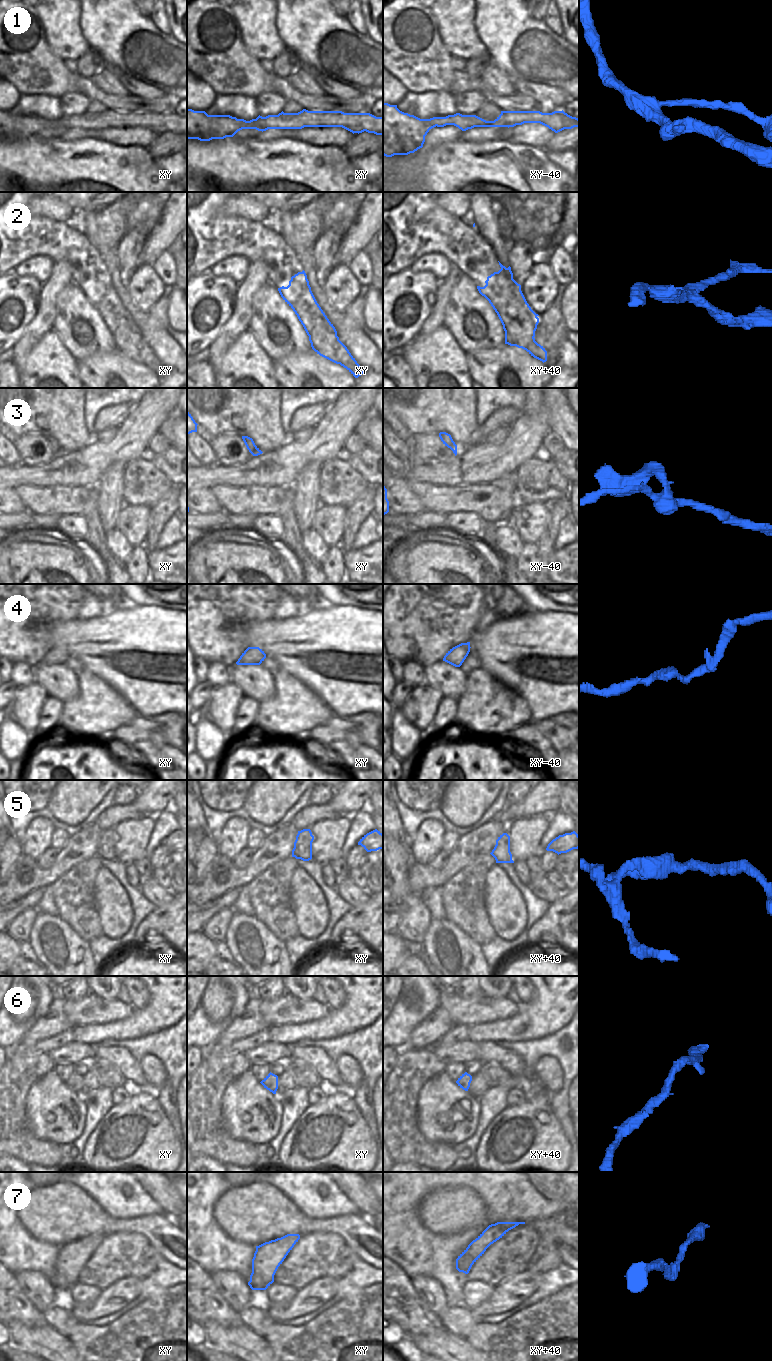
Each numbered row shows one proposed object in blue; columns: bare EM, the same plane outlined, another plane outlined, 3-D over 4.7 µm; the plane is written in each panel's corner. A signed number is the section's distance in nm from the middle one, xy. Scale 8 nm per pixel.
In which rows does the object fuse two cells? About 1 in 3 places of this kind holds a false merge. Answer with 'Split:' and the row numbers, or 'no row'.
Split: 1, 2, 5

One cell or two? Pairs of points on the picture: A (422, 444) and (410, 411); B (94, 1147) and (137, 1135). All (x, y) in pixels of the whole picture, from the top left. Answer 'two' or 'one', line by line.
A: two
B: one

